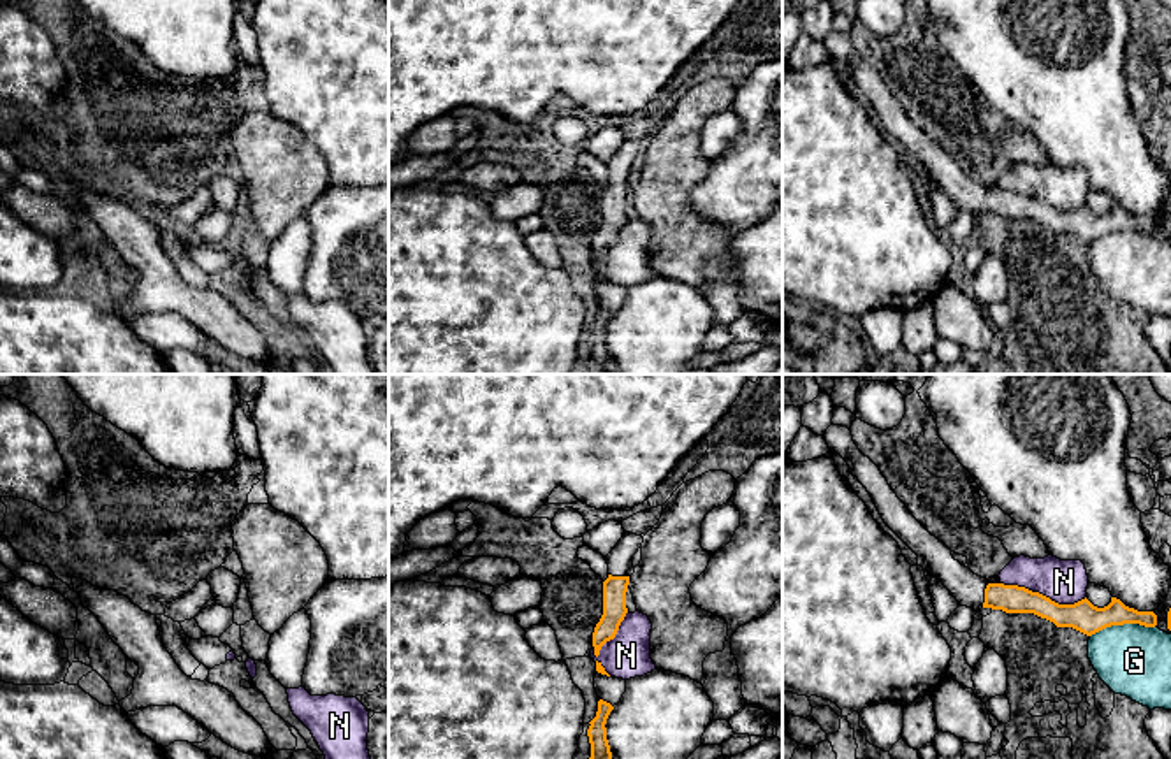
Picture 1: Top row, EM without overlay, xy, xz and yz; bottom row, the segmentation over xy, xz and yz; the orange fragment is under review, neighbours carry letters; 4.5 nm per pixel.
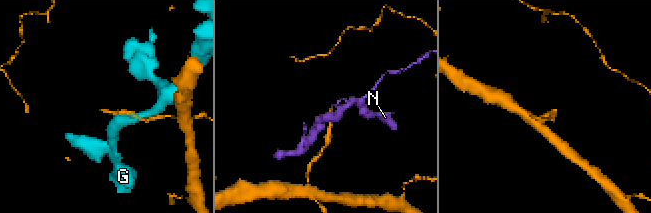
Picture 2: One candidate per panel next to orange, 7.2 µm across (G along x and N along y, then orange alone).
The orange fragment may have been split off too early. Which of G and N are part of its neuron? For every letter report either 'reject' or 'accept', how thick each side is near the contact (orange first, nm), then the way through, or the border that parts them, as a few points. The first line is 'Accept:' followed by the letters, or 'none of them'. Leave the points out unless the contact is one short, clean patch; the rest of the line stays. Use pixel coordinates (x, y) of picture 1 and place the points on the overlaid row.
Accept: none of them
G: reject; 140 nm thick on the orange side, 320 nm on the other
N: reject; 140 nm thick on the orange side, 200 nm on the other

